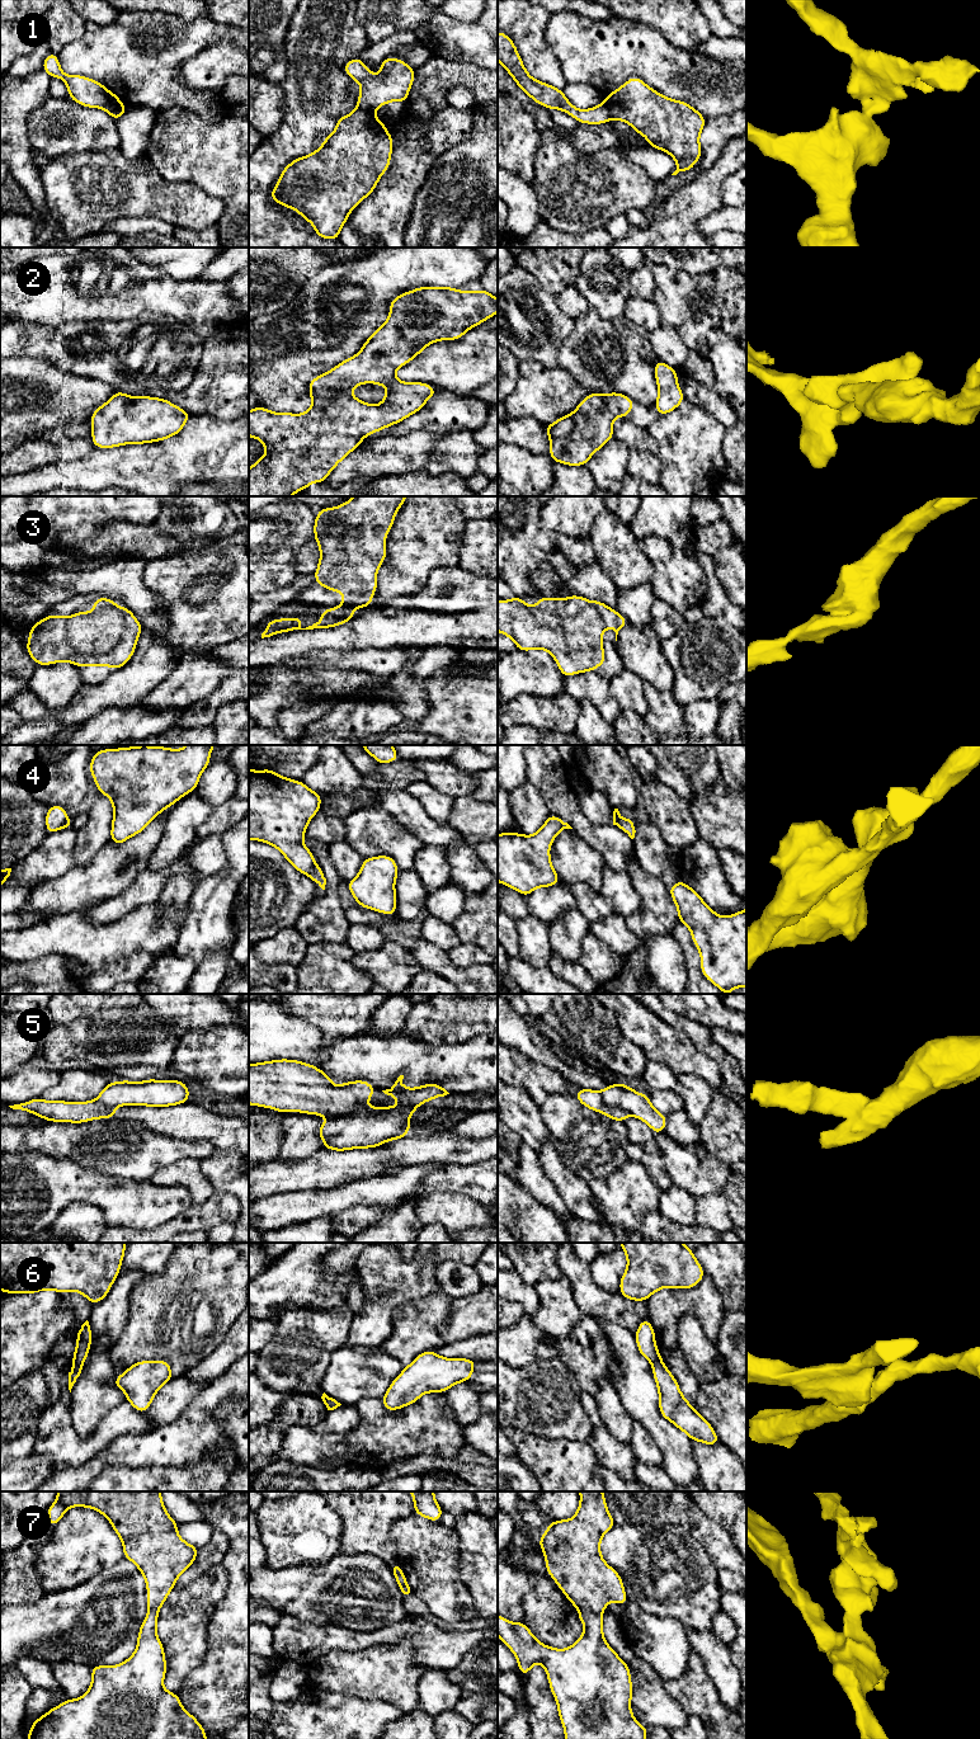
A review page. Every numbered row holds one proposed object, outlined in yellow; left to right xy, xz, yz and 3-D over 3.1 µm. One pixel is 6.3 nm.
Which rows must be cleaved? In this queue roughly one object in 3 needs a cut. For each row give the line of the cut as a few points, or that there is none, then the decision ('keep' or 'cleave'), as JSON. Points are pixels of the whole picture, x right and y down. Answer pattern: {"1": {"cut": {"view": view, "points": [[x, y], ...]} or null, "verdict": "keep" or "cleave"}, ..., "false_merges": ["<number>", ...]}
{"1": {"cut": {"view": "yz", "points": [[603, 102], [611, 118]]}, "verdict": "cleave"}, "2": {"cut": null, "verdict": "keep"}, "3": {"cut": null, "verdict": "keep"}, "4": {"cut": {"view": "xz", "points": [[316, 865], [307, 875]]}, "verdict": "cleave"}, "5": {"cut": {"view": "xz", "points": [[363, 1104], [358, 1106], [349, 1115], [330, 1118]]}, "verdict": "cleave"}, "6": {"cut": {"view": "xy", "points": [[81, 1363], [72, 1366]]}, "verdict": "cleave"}, "7": {"cut": {"view": "yz", "points": [[579, 1608], [599, 1615]]}, "verdict": "cleave"}, "false_merges": ["1", "4", "5", "6", "7"]}

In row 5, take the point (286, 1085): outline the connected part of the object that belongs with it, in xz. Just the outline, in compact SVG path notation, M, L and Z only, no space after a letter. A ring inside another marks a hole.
M300 1060L249 1064L249 1104L282 1113L347 1117L364 1106L374 1092L364 1080L333 1085L328 1074Z

